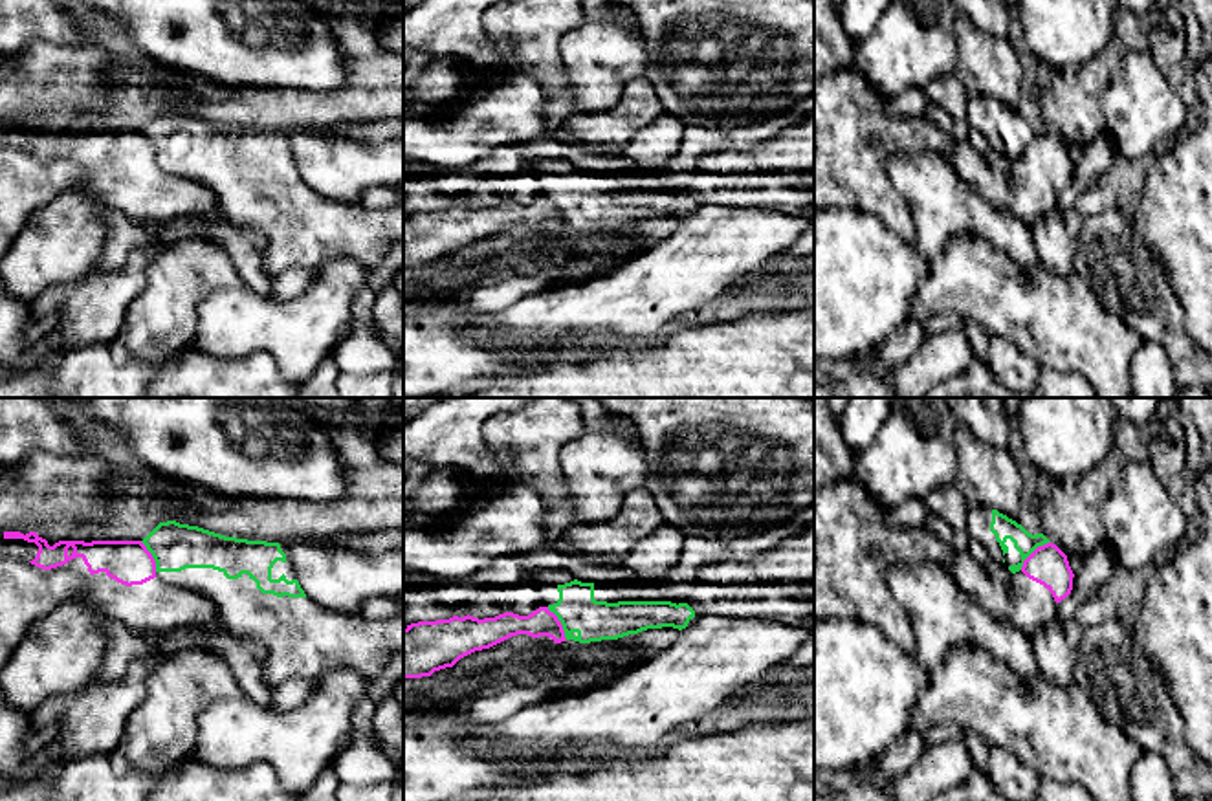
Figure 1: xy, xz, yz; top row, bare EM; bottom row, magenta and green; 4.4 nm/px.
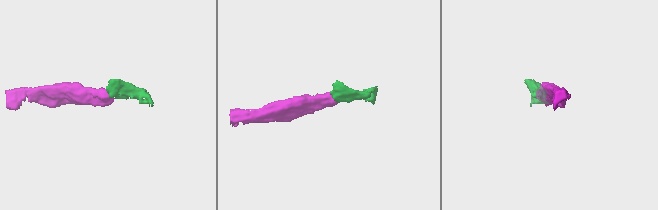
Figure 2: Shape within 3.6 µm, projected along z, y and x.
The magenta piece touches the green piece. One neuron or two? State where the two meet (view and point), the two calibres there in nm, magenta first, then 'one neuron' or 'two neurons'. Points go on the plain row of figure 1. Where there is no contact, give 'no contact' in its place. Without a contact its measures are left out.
meets magenta in yz at (1033, 142); 180 nm thick on the magenta side, 100 nm on the other; two neurons

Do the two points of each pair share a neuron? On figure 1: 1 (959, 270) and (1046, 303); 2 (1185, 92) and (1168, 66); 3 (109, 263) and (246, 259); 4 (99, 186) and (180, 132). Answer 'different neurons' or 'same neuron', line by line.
1: same neuron
2: same neuron
3: same neuron
4: different neurons

